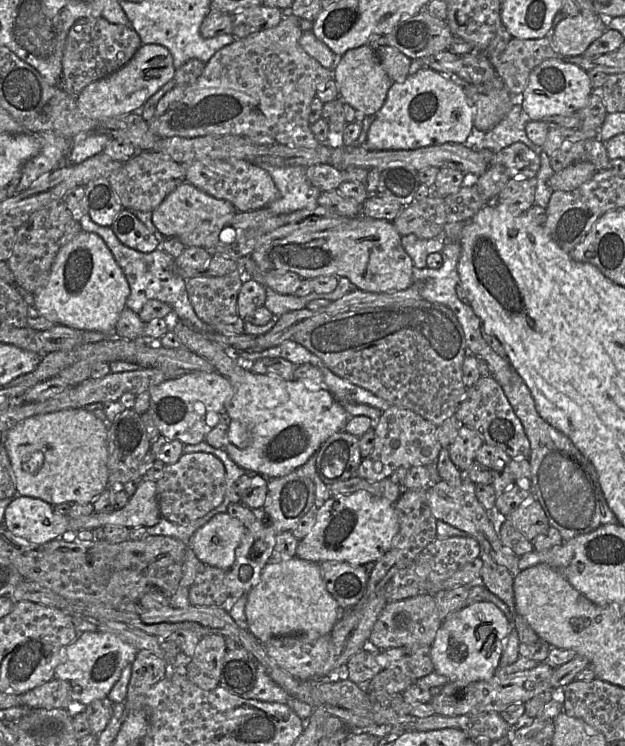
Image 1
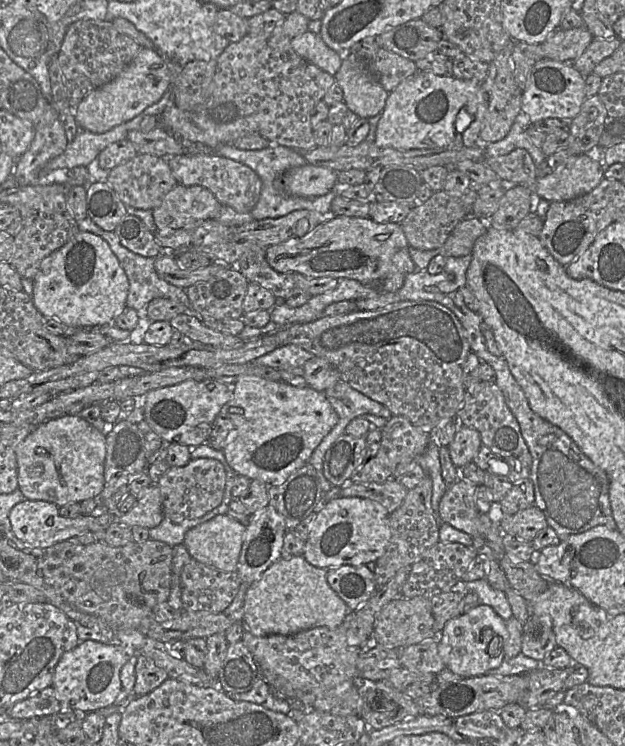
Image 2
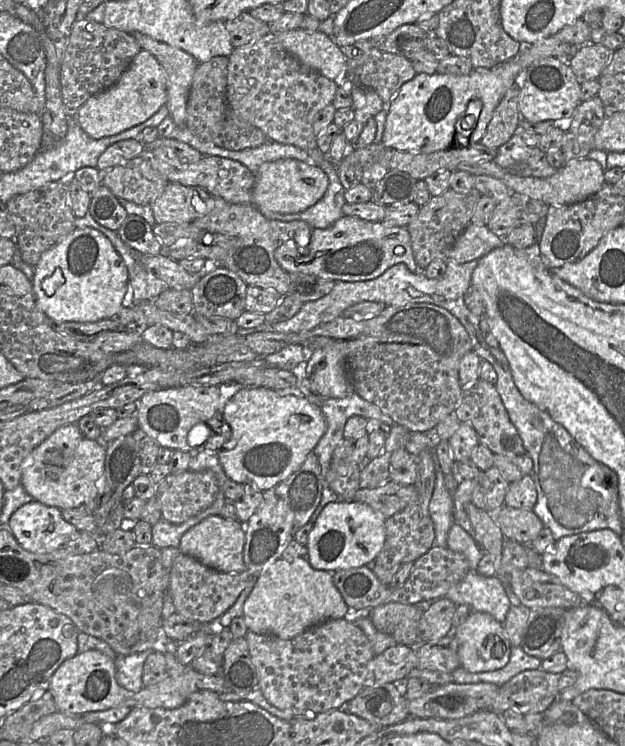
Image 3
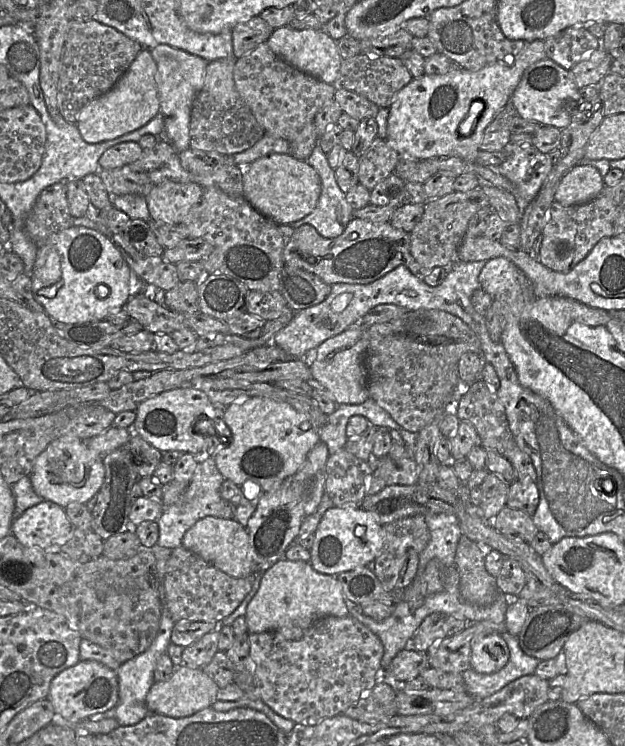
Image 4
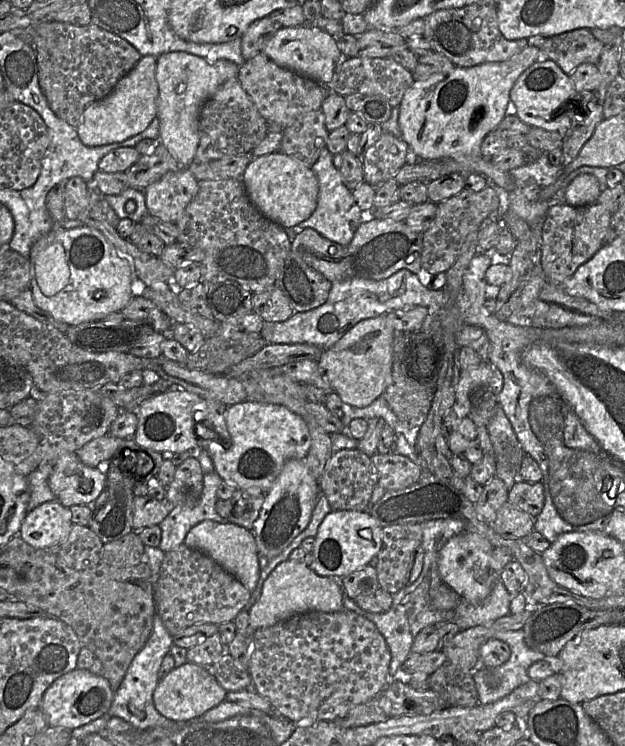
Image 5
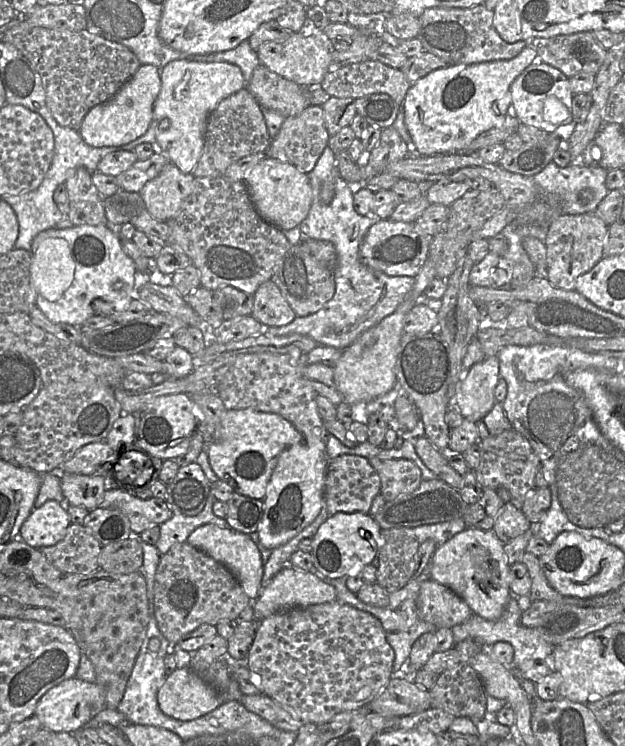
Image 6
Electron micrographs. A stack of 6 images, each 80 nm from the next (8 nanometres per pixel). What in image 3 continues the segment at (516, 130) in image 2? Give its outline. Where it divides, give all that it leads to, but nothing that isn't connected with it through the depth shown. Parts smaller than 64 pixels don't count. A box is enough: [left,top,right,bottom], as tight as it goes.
[494,126,557,178]

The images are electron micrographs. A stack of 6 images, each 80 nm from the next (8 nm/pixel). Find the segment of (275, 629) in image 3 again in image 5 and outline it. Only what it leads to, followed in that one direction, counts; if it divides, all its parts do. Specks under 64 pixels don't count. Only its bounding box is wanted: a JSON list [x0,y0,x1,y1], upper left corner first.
[249,560,343,630]

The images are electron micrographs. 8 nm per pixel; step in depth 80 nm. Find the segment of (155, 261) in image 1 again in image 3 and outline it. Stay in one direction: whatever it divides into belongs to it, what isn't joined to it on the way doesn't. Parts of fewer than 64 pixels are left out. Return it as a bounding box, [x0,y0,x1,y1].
[75,212,170,304]

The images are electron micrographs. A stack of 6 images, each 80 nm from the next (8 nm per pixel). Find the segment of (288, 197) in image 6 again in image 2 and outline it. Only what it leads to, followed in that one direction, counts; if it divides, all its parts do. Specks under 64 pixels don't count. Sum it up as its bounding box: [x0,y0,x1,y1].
[284,164,338,197]

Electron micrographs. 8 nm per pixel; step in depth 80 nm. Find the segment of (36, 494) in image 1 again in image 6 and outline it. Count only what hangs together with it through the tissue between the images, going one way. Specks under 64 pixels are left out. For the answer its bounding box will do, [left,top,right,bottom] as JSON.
[60,474,106,511]

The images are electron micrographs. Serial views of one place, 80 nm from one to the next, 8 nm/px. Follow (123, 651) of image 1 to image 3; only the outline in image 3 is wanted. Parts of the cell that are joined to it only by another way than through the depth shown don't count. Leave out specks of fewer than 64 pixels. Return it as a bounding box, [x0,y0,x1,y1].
[48,650,134,715]

